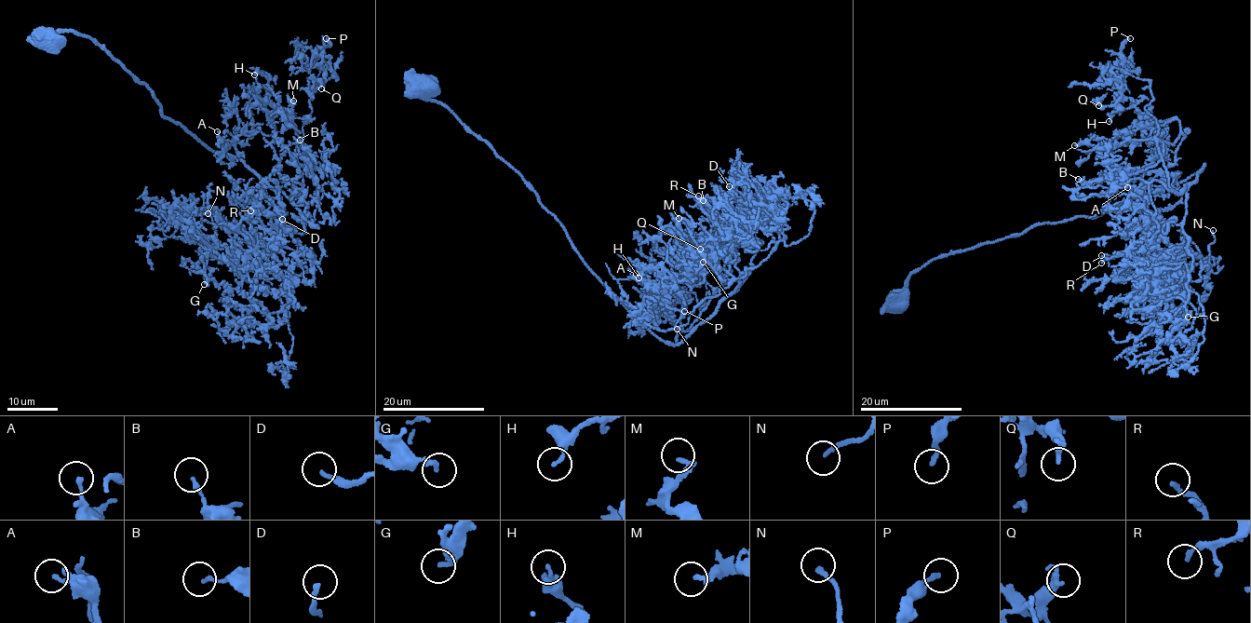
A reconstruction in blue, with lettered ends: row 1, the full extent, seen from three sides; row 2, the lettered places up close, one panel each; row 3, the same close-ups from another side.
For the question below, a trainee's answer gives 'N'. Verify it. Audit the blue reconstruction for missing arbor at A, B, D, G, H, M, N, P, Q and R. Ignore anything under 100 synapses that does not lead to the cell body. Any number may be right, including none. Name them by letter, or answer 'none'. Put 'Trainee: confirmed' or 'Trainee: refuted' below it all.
N
Trainee: confirmed

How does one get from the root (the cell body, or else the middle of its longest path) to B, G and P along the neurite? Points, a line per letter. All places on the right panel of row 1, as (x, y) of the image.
B: (896, 301), (931, 260), (1100, 215), (1204, 165), (1178, 193), (1160, 142), (1153, 166), (1078, 179)
G: (896, 301), (931, 260), (1100, 215), (1203, 165), (1183, 226), (1201, 277), (1150, 305), (1188, 317)
P: (896, 301), (931, 260), (1100, 215), (1203, 165), (1197, 180), (1169, 185), (1150, 83), (1125, 72), (1130, 38)

